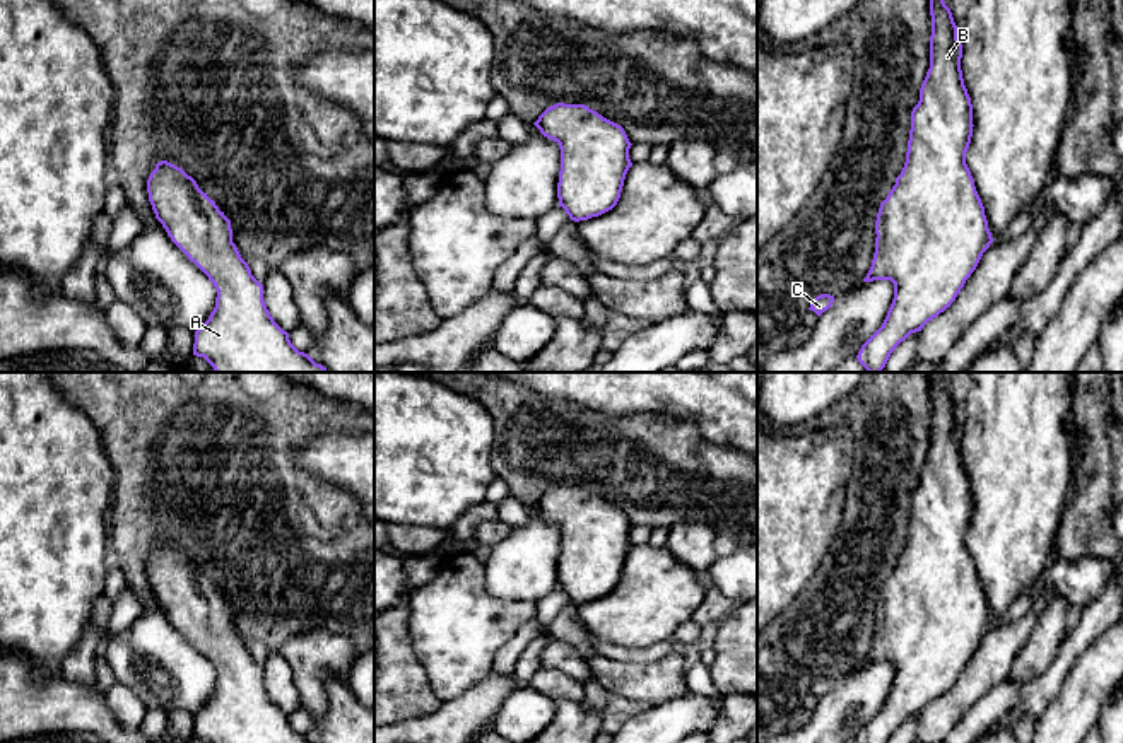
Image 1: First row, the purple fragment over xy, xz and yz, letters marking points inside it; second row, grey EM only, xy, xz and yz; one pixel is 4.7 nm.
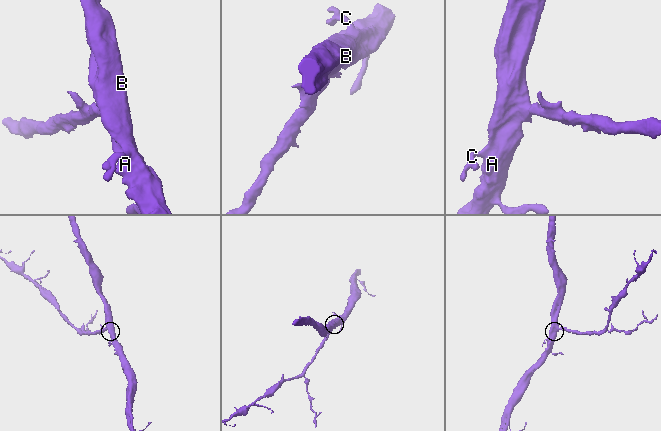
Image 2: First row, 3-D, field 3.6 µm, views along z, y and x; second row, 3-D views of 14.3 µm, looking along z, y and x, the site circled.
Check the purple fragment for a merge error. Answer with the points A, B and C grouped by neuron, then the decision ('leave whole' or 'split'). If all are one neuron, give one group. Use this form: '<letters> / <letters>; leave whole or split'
A B C; leave whole

